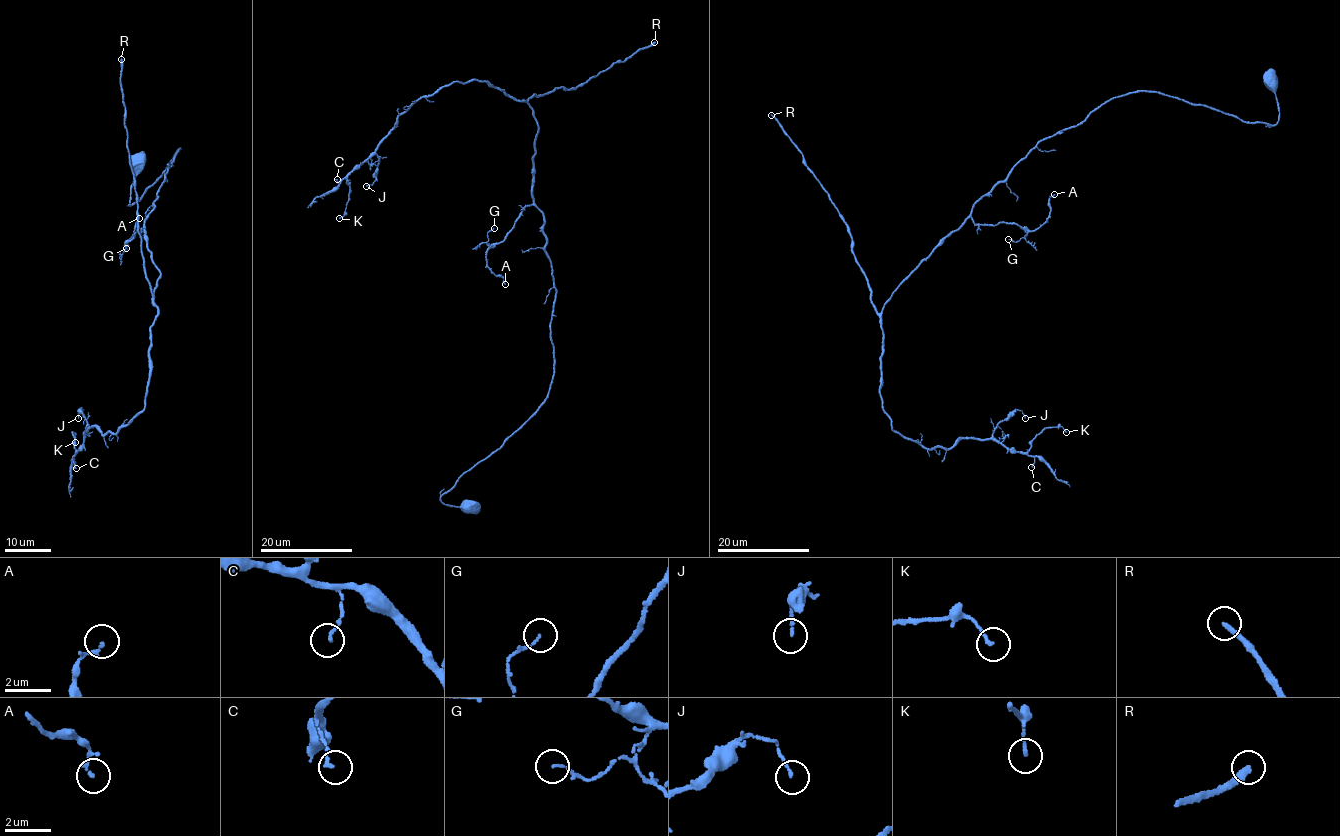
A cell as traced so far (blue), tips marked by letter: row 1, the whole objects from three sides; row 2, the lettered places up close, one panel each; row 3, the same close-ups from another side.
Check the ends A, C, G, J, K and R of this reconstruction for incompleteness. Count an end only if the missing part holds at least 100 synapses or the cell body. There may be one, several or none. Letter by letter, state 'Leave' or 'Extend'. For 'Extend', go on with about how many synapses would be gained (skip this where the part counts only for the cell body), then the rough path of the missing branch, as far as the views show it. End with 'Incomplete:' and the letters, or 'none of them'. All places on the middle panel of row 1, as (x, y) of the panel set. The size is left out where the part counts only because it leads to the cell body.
A: Leave
C: Leave
G: Leave
J: Leave
K: Leave
R: Extend. Roughly 200 synapses
Incomplete: R

